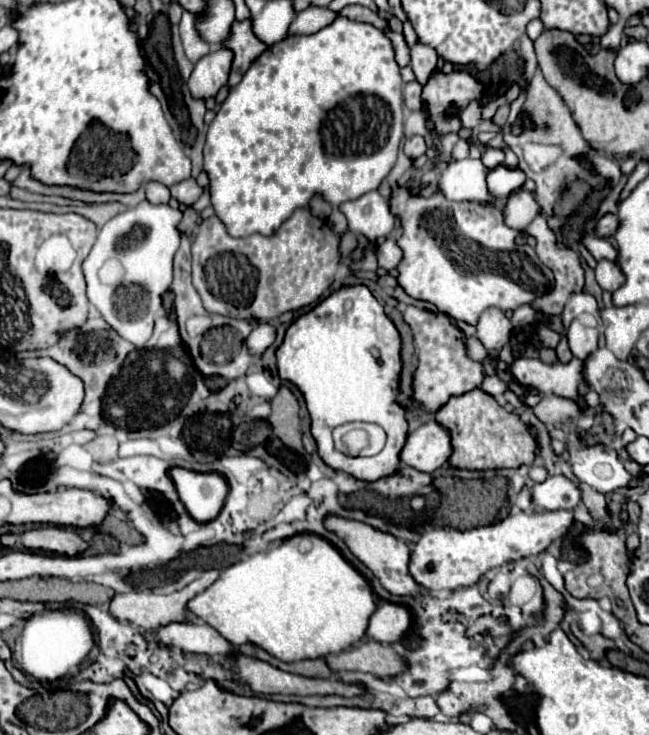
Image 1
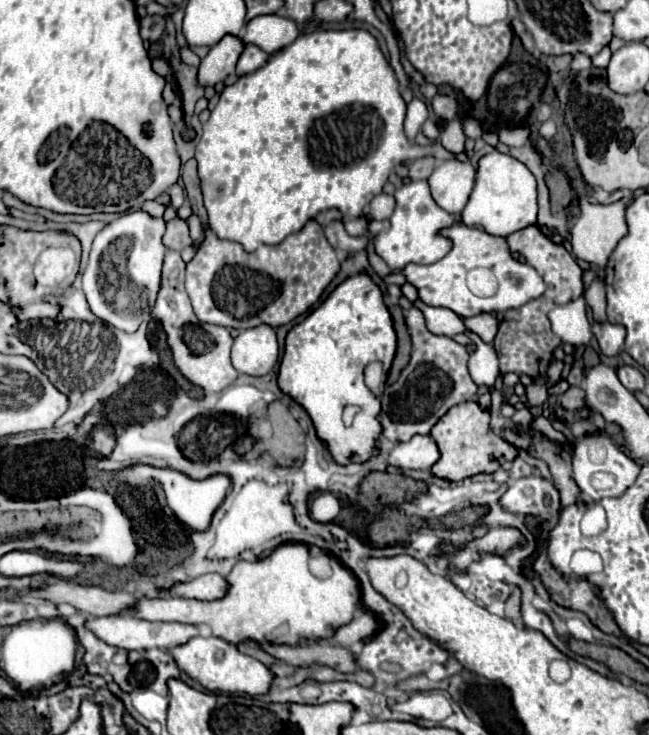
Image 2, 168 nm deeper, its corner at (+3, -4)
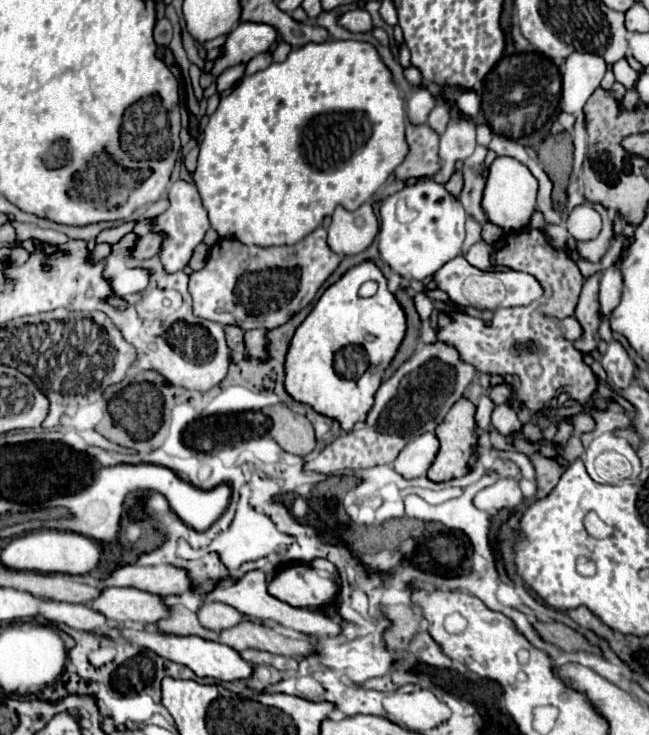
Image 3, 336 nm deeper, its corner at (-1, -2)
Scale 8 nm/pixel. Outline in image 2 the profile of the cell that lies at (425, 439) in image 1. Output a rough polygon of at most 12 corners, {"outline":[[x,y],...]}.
{"outline":[[430,436],[396,444],[388,462],[396,468],[430,470],[440,458]]}

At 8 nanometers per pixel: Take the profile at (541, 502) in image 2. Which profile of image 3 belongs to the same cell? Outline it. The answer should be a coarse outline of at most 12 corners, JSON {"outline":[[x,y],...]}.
{"outline":[[502,478],[480,490],[476,508],[496,514],[524,502],[520,482]]}

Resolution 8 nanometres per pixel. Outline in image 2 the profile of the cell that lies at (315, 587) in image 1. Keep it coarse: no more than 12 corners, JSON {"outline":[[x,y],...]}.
{"outline":[[304,544],[240,560],[214,602],[138,596],[142,620],[206,624],[232,644],[330,638],[360,608],[356,578]]}

